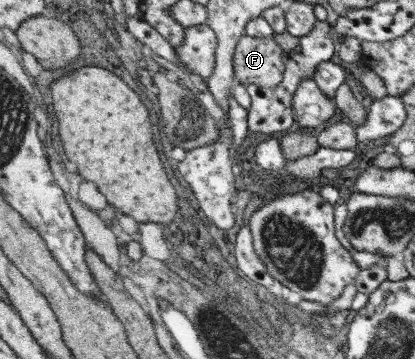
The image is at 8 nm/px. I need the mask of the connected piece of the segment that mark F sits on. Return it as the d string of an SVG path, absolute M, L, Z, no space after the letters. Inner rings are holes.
M244 34L234 48L232 68L238 85L276 88L284 79L283 48L273 36L254 38Z

